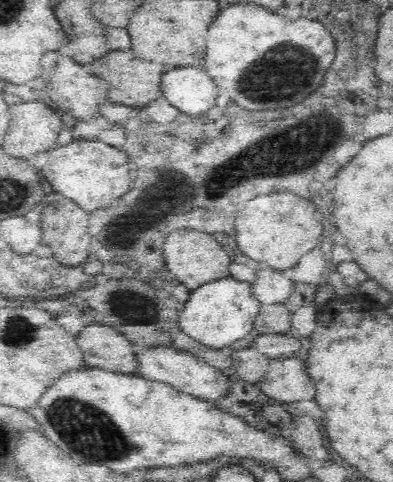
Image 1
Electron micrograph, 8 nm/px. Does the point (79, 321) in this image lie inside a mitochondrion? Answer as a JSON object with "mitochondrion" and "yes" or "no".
{"mitochondrion":"no"}

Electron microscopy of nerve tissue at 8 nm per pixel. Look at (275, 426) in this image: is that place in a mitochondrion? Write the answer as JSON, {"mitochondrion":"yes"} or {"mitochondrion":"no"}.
{"mitochondrion":"no"}

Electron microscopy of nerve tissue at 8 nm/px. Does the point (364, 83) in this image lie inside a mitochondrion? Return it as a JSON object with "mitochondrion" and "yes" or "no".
{"mitochondrion":"no"}

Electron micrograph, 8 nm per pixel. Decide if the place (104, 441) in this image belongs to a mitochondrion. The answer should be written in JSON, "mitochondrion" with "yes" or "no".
{"mitochondrion":"yes"}

